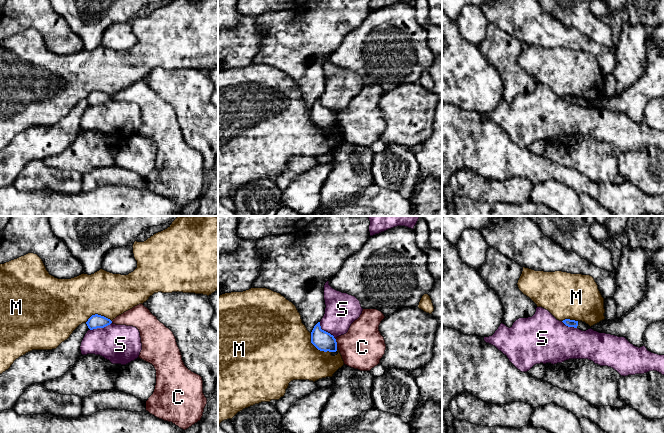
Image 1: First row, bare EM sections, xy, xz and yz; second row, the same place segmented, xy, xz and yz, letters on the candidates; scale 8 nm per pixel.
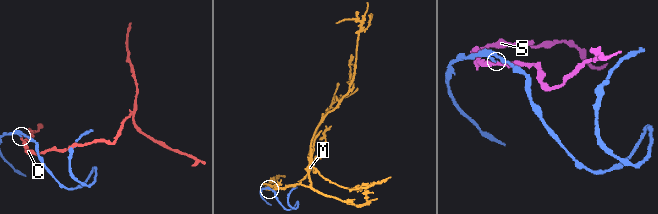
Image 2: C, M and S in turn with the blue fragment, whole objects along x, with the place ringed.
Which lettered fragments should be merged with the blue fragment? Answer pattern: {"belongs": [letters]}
{"belongs": []}

